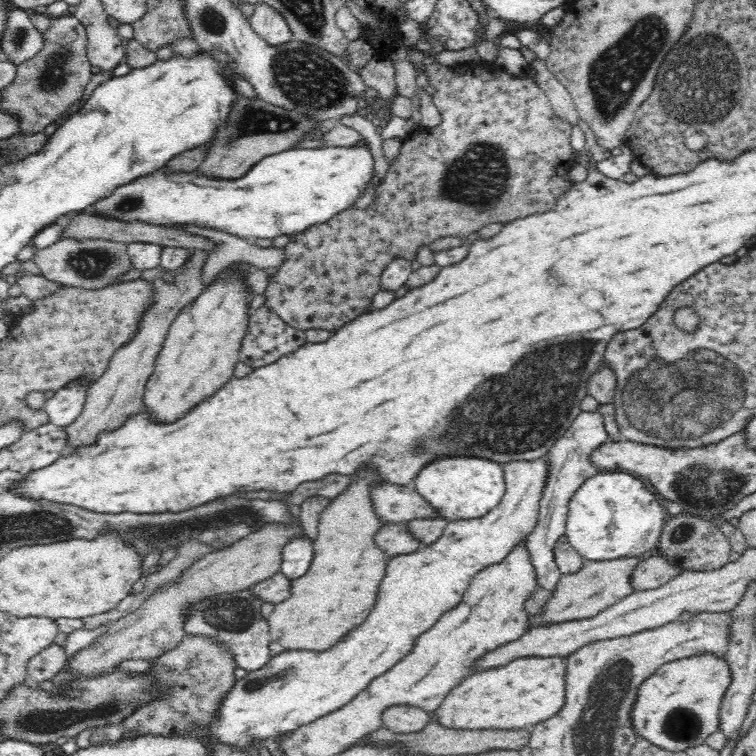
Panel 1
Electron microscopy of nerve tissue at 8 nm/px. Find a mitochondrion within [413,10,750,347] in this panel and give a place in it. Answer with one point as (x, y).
(703, 79)

